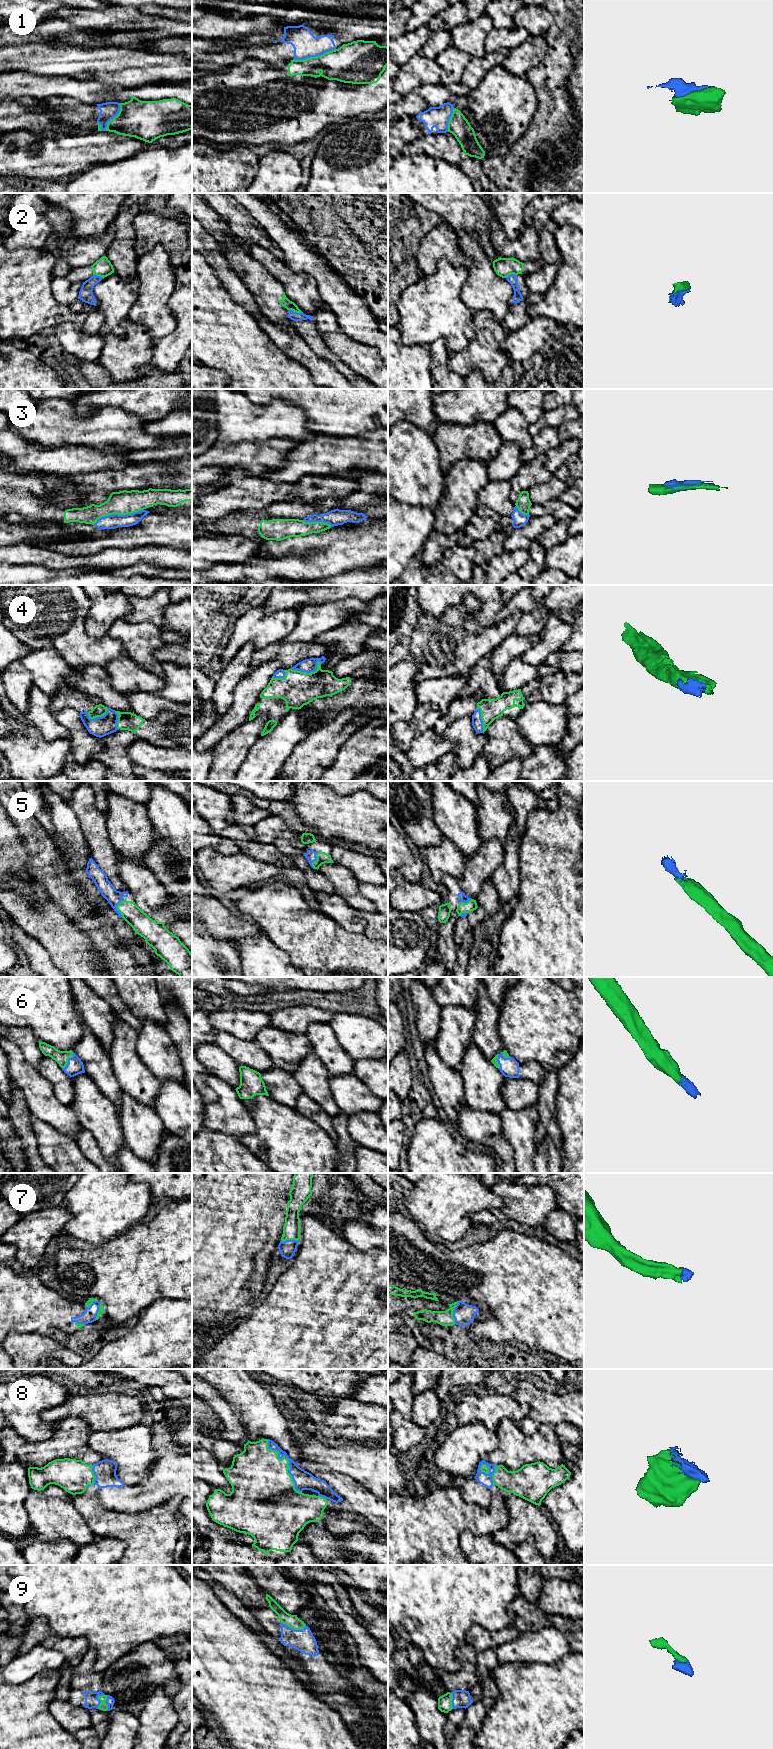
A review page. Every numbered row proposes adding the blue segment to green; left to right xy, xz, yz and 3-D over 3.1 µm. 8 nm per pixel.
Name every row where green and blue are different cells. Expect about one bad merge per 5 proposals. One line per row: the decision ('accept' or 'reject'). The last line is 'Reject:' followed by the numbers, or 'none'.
1: reject
2: reject
3: accept
4: accept
5: accept
6: accept
7: accept
8: accept
9: accept
Reject: 1, 2

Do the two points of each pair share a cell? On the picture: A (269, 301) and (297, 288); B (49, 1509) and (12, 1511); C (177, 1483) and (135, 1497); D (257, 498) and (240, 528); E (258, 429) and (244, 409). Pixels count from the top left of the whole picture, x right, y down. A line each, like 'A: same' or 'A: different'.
A: different
B: different
C: same
D: different
E: same

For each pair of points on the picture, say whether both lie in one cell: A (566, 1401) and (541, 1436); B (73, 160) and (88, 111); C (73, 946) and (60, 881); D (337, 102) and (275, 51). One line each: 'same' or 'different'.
A: different
B: different
C: different
D: different

